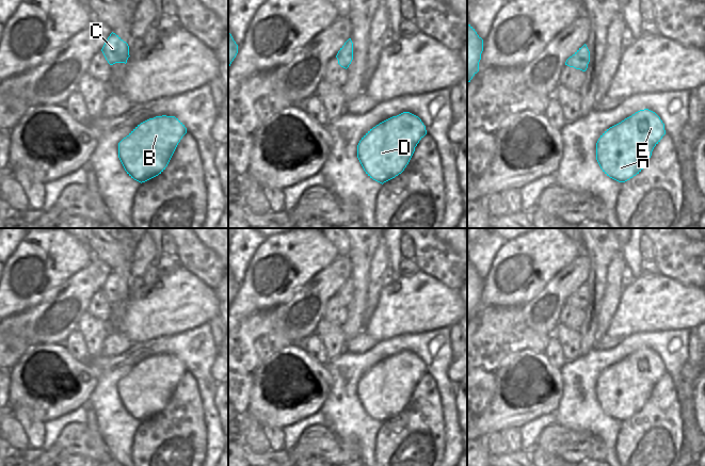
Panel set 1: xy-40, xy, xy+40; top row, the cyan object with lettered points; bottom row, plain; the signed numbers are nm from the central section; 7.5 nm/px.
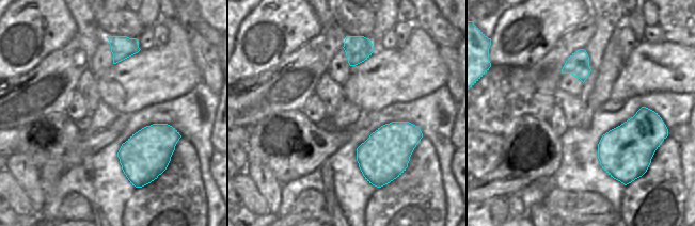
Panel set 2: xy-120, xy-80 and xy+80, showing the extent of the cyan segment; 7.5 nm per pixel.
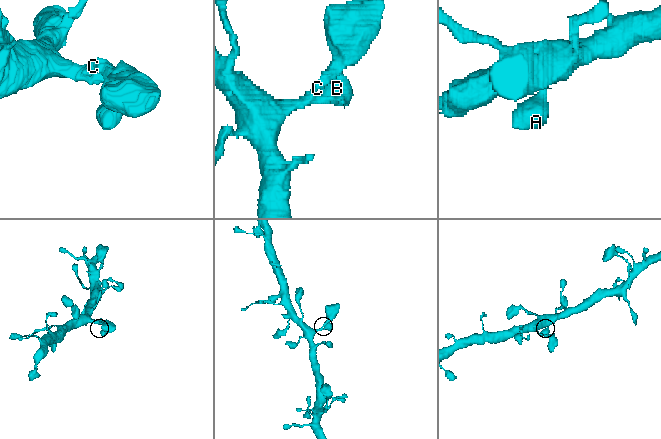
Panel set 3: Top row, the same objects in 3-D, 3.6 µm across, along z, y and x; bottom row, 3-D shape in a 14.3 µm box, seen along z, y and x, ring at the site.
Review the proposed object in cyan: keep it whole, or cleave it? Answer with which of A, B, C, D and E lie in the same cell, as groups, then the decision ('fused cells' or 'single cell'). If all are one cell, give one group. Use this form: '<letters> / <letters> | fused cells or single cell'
A B C D E | single cell

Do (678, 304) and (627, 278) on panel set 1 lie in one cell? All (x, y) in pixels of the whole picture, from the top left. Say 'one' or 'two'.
two

